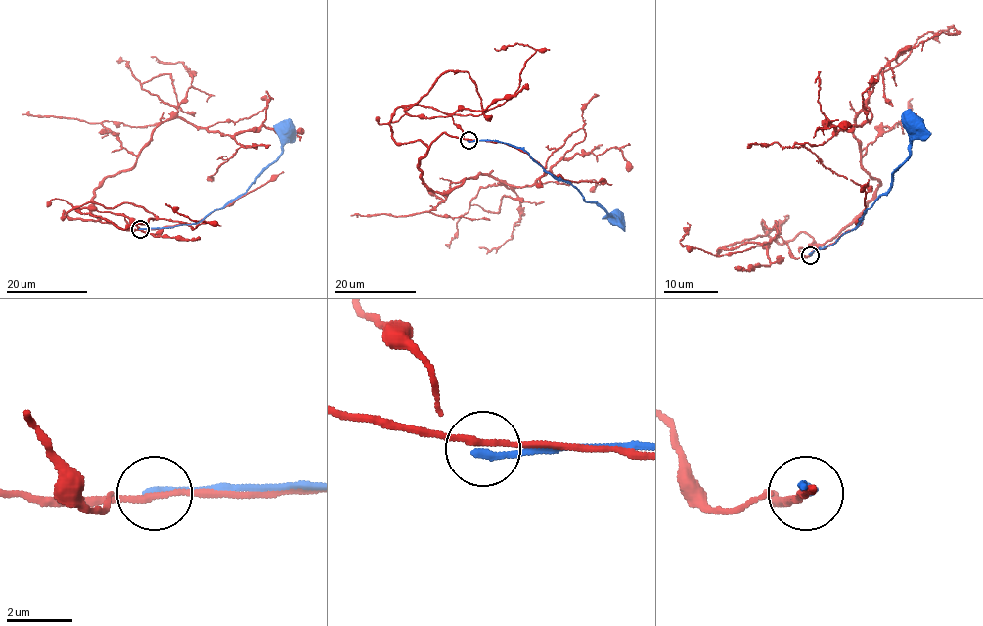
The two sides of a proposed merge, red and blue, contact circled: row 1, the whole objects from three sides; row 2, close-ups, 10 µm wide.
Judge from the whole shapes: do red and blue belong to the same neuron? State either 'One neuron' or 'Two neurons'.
Two neurons

